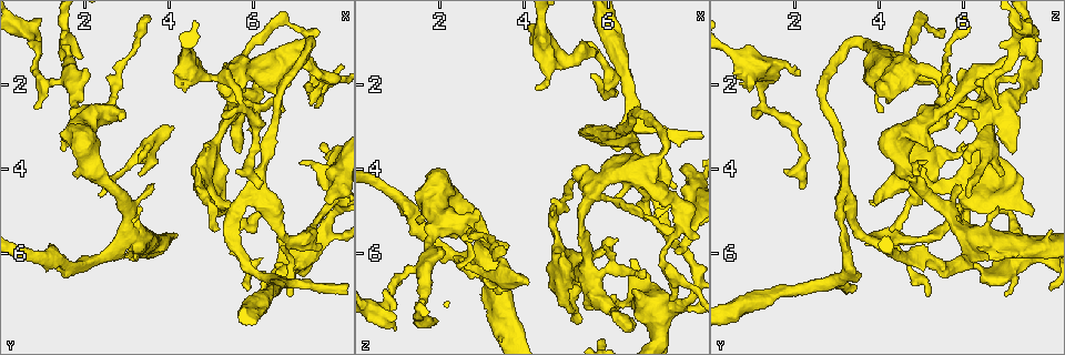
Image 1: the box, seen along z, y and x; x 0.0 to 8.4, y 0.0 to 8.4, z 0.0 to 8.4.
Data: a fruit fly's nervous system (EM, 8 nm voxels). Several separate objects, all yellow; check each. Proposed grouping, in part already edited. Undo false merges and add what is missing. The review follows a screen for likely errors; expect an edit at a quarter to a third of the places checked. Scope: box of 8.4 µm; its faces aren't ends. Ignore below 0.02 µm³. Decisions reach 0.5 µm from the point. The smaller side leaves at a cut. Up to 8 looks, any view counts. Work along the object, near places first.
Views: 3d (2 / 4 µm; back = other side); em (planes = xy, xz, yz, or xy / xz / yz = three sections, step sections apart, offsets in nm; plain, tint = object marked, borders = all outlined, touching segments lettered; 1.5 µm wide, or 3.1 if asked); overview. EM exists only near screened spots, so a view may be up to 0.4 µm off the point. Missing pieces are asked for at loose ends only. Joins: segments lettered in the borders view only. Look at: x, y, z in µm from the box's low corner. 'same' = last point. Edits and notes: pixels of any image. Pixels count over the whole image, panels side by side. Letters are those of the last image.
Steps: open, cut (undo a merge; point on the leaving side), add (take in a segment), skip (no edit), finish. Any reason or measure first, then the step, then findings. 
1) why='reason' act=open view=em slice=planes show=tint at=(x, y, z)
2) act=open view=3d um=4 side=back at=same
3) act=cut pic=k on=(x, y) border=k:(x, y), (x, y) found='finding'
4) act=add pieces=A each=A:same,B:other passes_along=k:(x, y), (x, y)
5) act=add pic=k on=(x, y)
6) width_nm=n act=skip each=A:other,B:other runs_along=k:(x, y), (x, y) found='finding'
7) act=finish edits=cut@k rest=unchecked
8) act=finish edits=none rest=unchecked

why='thin end' act=open view=em um=3.1 slice=yz step=16 show=borders at=(5.65, 4.05, 1.80)

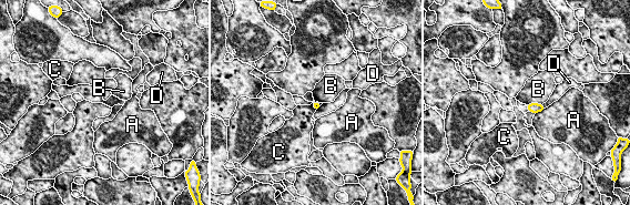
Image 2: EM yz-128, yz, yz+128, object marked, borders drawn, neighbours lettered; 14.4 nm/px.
why='another direction' act=open view=em um=3.1 slice=xy step=8 show=borders at=same

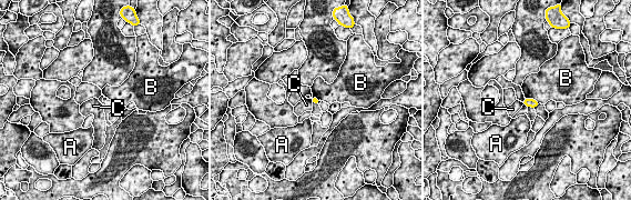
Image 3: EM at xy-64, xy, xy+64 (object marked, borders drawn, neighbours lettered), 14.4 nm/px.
act=skip each=A:other,B:other,C:other border=3:(526, 98), (532, 98), (538, 103) found='no lettered segment goes on from it'

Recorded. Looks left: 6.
act=open view=3d um=2 at=(4.10, 3.00, 6.70)

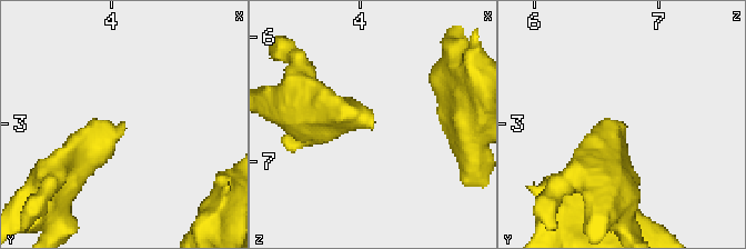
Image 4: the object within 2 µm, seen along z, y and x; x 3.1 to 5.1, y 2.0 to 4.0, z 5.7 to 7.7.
why='now the EM' act=open view=em slice=xy step=8 show=tint at=(4.12, 3.00, 6.68)

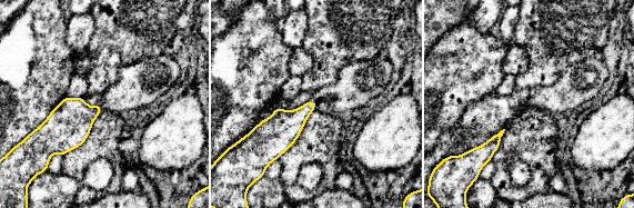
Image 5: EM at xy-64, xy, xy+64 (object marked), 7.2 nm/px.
why='cut it another way' act=open view=em slice=planes show=borders at=same

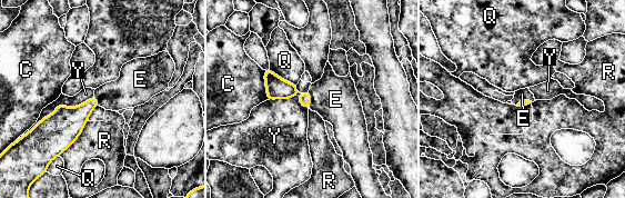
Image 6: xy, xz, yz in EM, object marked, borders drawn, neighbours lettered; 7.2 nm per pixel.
act=add pieces=E each=C:other,E:same,Q:other,R:other,Y:other passes_along=6:(305, 98), (310, 99), (335, 99) found='it goes on there'

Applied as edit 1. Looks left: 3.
why='branch stops here' act=open view=em slice=planes show=plain at=(7.70, 3.40, 5.95)

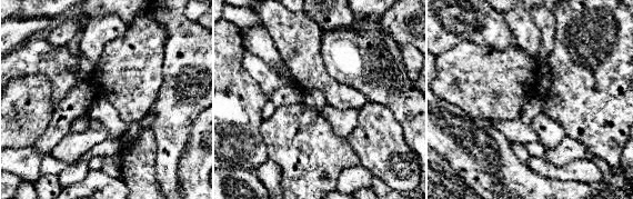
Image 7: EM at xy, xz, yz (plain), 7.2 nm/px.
act=open view=em slice=planes show=borders at=same

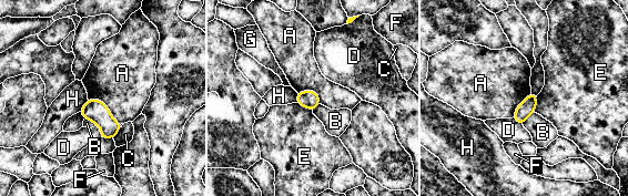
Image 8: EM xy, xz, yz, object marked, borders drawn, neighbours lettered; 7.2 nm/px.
longest_contact=A:300nm act=skip each=A:other,B:other,C:other,D:other,E:other,F:other,G:other,H:other border=8:(88, 99), (99, 99), (120, 124) found='no lettered segment goes on from it'

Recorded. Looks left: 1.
act=finish edits=add@6 rest=unchecked

